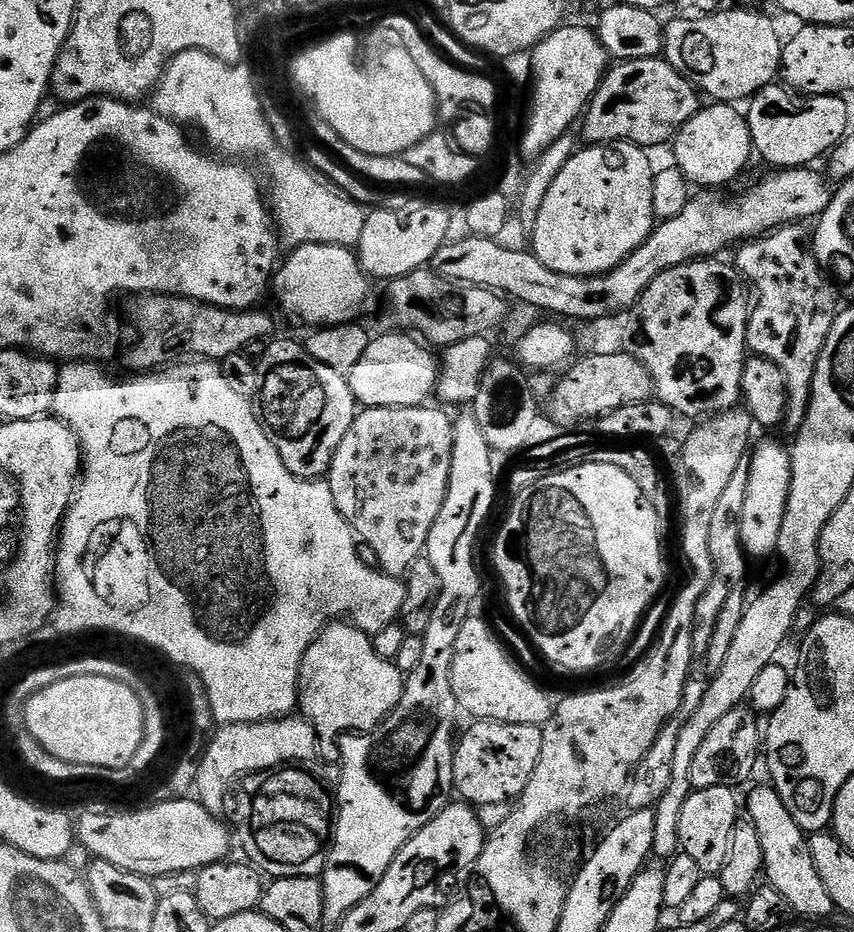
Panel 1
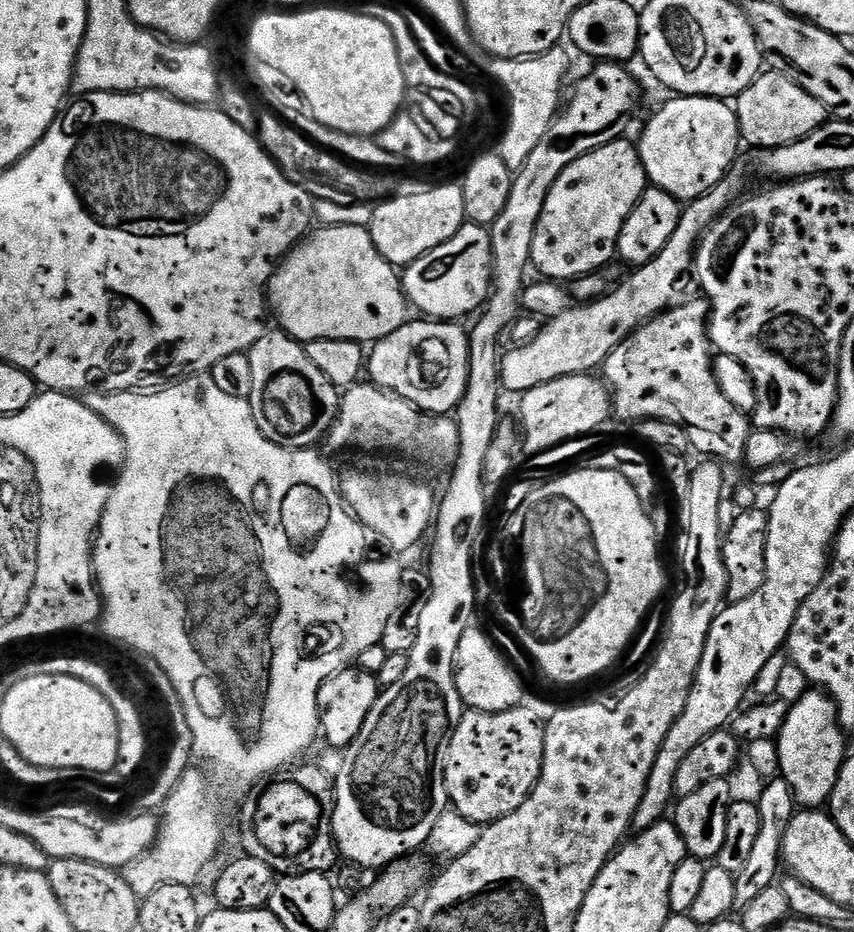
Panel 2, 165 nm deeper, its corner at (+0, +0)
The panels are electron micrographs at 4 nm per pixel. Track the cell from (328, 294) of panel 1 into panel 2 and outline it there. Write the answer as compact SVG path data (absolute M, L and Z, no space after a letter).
M329 224L317 227L281 260L268 284L266 295L271 315L274 320L276 316L280 323L277 325L293 340L301 341L305 345L322 338L330 338L352 340L356 344L368 346L394 334L394 330L398 330L406 322L406 297L401 277L393 264L386 262L386 258L378 254L371 231L362 226Z

